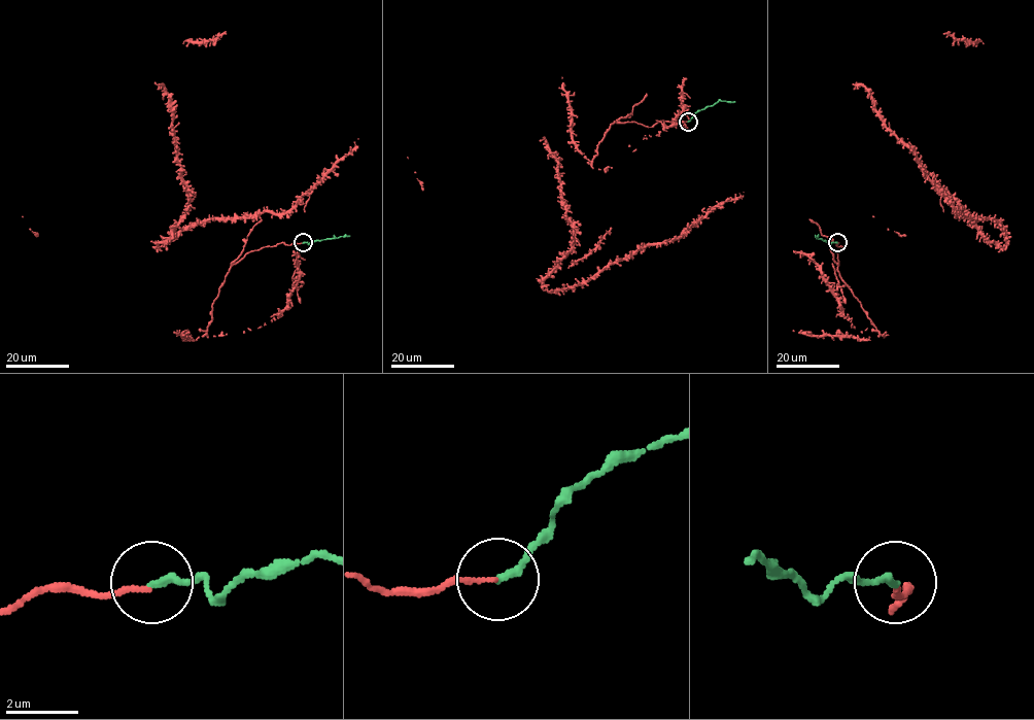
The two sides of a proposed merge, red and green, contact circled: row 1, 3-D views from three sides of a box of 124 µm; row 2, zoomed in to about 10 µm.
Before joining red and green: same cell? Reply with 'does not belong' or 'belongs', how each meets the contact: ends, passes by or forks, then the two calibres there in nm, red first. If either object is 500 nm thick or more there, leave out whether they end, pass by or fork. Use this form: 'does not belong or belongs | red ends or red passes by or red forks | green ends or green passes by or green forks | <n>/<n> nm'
does not belong | red ends | green ends | 120/200 nm

